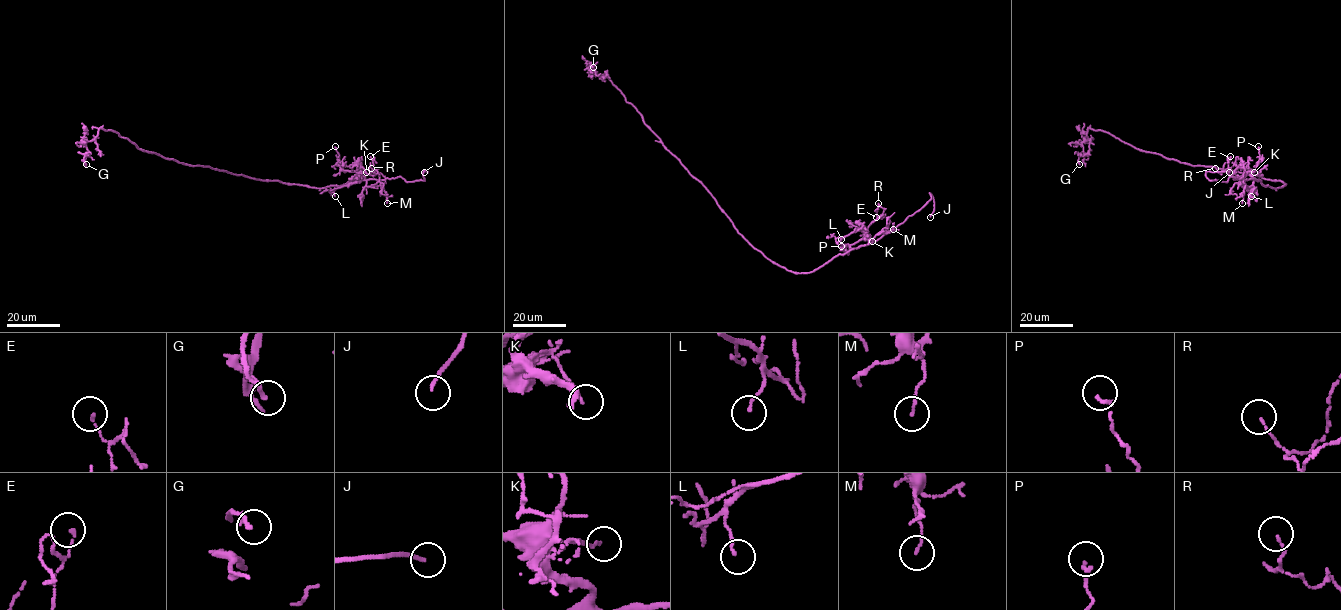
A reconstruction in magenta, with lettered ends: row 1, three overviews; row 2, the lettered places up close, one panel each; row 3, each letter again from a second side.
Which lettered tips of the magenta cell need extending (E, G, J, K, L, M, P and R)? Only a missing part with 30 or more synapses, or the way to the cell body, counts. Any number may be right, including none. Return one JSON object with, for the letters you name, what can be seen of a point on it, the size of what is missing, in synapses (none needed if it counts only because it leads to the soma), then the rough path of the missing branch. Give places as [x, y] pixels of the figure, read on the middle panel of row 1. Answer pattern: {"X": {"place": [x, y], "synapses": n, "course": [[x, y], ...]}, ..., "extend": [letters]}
{"J": {"place": [930, 217], "course": [[930, 217], [928, 232], [919, 238]]}, "extend": ["J"]}

